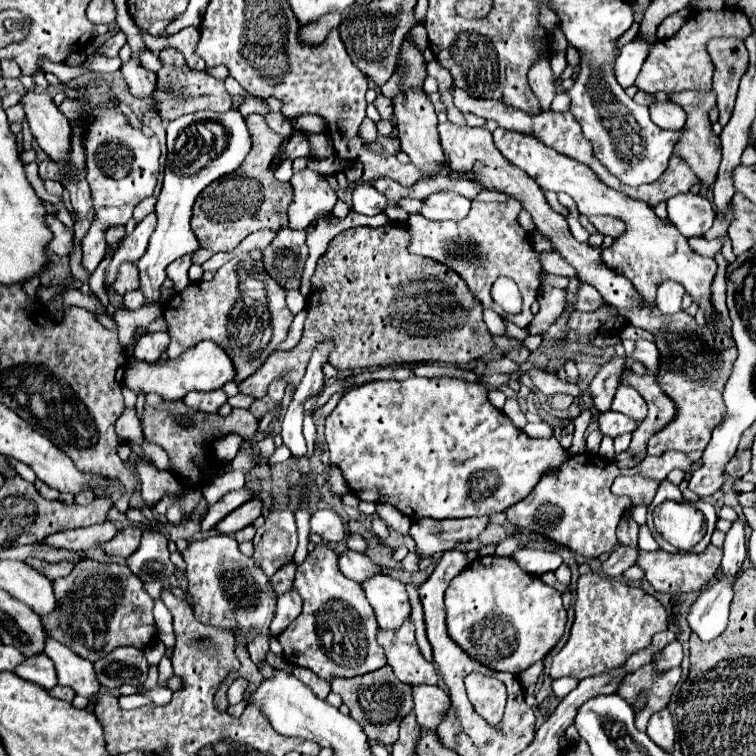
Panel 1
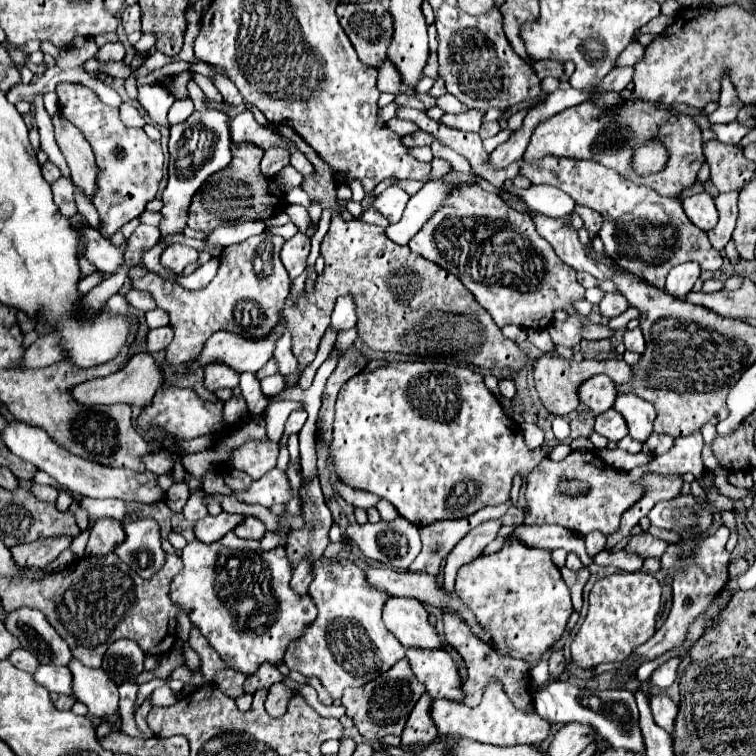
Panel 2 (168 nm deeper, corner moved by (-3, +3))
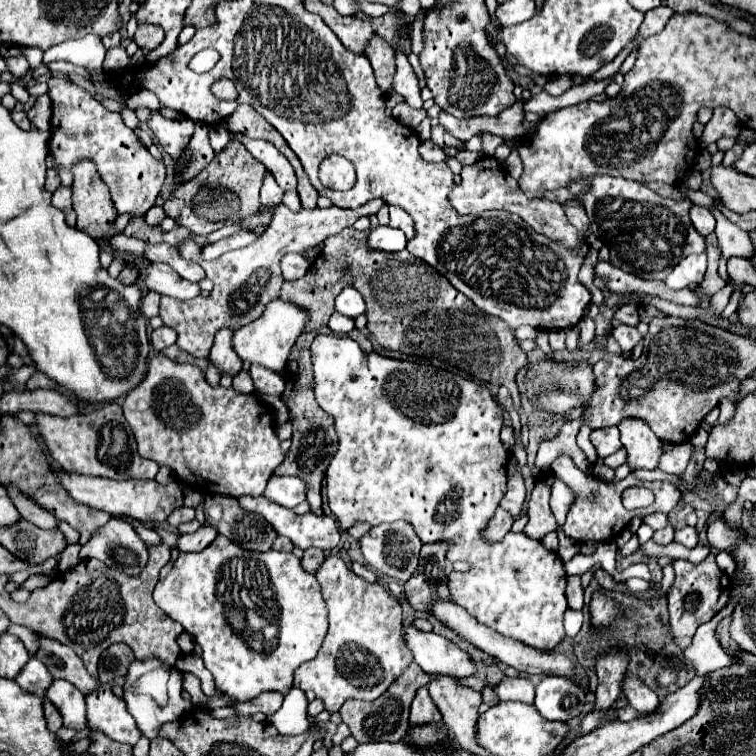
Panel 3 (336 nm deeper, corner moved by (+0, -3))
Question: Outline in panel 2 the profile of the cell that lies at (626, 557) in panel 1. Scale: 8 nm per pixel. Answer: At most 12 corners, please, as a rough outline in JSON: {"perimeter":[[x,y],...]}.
{"perimeter":[[634,535],[626,551],[662,557],[670,543],[650,535]]}

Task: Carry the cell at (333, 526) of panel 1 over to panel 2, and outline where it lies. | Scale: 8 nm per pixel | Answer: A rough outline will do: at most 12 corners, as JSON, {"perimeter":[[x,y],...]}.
{"perimeter":[[404,517],[348,525],[368,559],[406,571],[422,547]]}

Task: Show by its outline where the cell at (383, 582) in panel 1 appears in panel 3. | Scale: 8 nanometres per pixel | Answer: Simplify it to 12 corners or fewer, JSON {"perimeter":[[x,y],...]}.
{"perimeter":[[403,625],[413,661],[427,673],[469,677],[465,651],[433,631]]}

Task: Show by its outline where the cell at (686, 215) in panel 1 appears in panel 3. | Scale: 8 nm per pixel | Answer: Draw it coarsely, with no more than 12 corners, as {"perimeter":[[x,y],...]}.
{"perimeter":[[691,205],[693,227],[703,237],[713,233],[715,217],[703,205]]}

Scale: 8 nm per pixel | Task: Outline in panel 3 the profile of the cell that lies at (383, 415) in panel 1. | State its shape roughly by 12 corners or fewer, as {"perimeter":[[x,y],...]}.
{"perimeter":[[311,345],[343,529],[447,541],[449,593],[539,651],[563,639],[561,559],[479,533],[511,451],[491,391]]}

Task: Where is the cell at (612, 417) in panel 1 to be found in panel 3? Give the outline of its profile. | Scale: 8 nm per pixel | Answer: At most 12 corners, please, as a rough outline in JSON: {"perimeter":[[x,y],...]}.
{"perimeter":[[617,427],[595,429],[591,443],[599,457],[607,457],[619,451]]}

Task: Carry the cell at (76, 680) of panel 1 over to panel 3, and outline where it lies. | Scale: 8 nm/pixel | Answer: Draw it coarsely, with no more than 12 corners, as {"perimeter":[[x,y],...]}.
{"perimeter":[[111,685],[85,695],[87,727],[135,745],[141,731]]}

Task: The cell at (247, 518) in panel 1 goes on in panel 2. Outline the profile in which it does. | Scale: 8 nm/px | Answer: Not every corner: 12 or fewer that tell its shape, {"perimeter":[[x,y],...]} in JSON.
{"perimeter":[[220,513],[196,521],[194,535],[214,543],[244,517]]}

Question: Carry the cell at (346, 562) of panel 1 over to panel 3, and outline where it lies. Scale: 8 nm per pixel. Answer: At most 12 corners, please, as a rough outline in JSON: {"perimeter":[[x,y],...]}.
{"perimeter":[[453,601],[429,615],[483,653],[537,675],[573,677],[565,655],[537,651],[481,625]]}

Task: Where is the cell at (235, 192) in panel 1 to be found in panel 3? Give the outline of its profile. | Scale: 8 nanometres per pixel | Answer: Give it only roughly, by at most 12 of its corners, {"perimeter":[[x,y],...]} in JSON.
{"perimeter":[[233,141],[163,209],[193,235],[261,211],[267,169]]}

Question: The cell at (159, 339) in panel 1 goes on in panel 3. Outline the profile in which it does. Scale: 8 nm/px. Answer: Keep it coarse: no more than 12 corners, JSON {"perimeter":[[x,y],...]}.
{"perimeter":[[169,327],[151,333],[151,345],[157,353],[175,345],[177,333]]}

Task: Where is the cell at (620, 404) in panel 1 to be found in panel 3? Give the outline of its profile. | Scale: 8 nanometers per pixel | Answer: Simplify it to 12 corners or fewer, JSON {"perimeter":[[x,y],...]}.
{"perimeter":[[623,419],[621,443],[633,469],[655,469],[661,439],[643,419]]}

